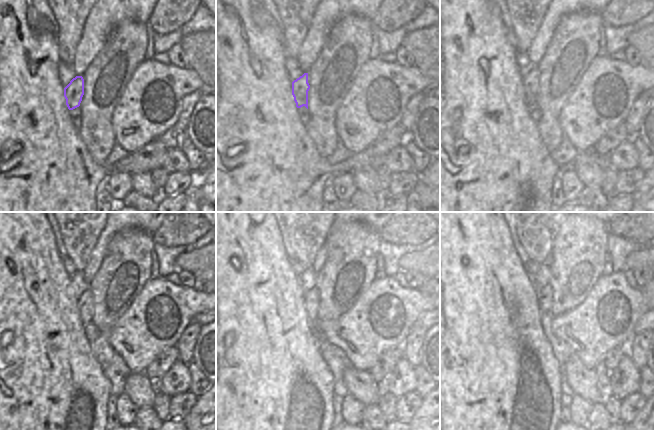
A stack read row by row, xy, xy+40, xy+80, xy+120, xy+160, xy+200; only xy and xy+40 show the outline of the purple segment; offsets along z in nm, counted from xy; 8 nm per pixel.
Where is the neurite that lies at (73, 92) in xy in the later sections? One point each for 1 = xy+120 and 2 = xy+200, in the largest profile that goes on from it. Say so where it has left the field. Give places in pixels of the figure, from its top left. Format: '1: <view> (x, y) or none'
1: xy+120 (85, 302)
2: xy+200 (544, 294)

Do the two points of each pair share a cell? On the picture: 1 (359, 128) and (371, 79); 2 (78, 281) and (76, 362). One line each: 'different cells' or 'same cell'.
1: same cell
2: different cells

